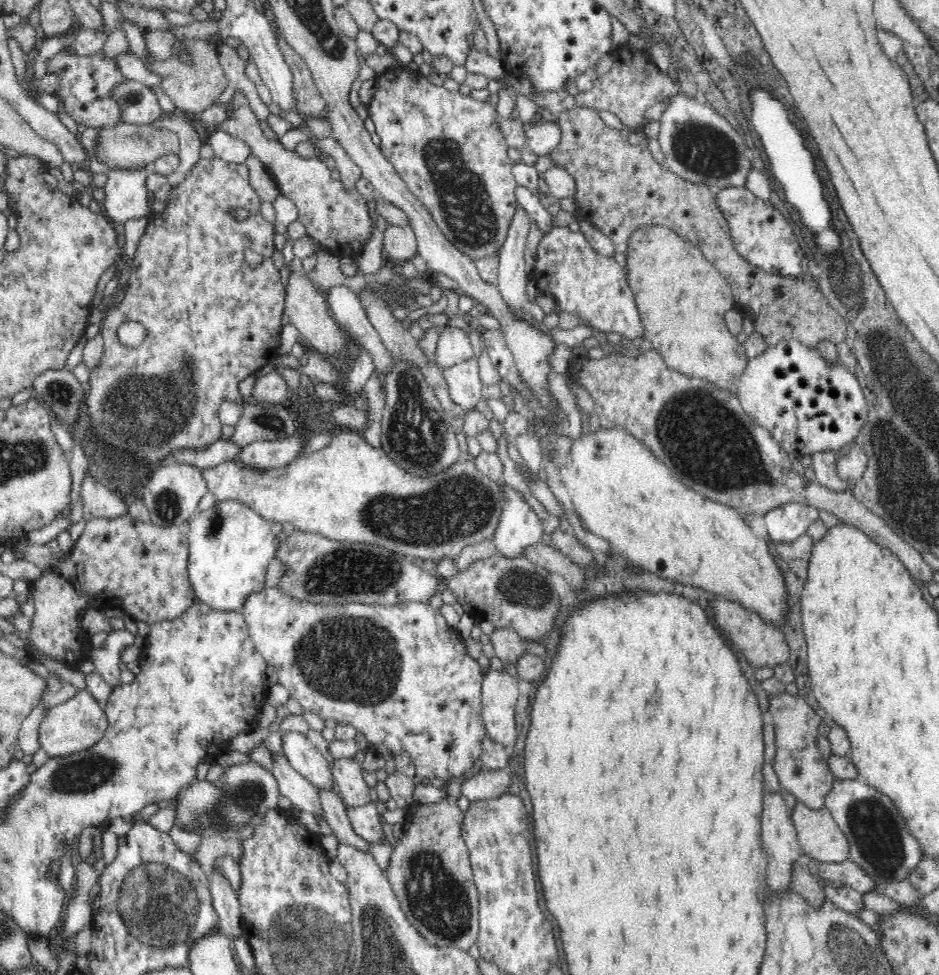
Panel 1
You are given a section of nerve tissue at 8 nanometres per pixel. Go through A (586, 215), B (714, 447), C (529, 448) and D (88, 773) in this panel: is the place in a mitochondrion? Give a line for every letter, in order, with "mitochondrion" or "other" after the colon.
A: other
B: mitochondrion
C: other
D: mitochondrion

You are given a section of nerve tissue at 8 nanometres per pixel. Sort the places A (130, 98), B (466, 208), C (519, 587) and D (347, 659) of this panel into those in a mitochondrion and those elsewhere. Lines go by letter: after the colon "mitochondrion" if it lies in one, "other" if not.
A: mitochondrion
B: mitochondrion
C: mitochondrion
D: mitochondrion

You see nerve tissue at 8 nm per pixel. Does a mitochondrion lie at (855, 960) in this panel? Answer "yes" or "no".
yes

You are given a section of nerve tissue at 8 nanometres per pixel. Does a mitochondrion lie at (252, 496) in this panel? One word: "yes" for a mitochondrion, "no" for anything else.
no

